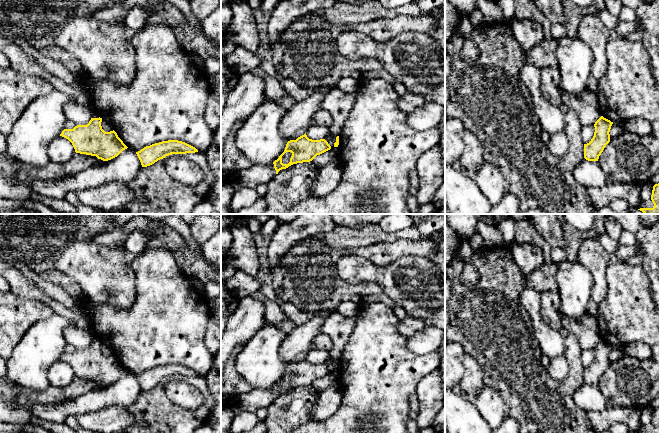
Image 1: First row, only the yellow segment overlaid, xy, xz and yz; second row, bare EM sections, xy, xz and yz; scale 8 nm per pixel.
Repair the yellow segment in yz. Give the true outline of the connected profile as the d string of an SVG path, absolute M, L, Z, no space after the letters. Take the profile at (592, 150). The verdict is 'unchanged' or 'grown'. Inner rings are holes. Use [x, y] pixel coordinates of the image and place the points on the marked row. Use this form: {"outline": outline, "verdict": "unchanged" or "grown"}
{"outline": "M601 116L594 124L595 132L591 141L584 144L584 158L598 161L606 145L610 142L610 129L613 122Z", "verdict": "unchanged"}

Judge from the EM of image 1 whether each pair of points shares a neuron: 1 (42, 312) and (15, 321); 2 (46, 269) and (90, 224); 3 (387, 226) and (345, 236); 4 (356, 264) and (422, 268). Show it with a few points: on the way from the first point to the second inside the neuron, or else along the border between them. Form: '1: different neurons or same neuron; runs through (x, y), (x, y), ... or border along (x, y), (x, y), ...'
1: same neuron; runs through (35, 312), (24, 312), (22, 314)
2: same neuron; runs through (47, 255), (76, 226)
3: different neurons; border along (378, 224), (385, 231), (404, 229)
4: same neuron; runs through (372, 273), (406, 273)

